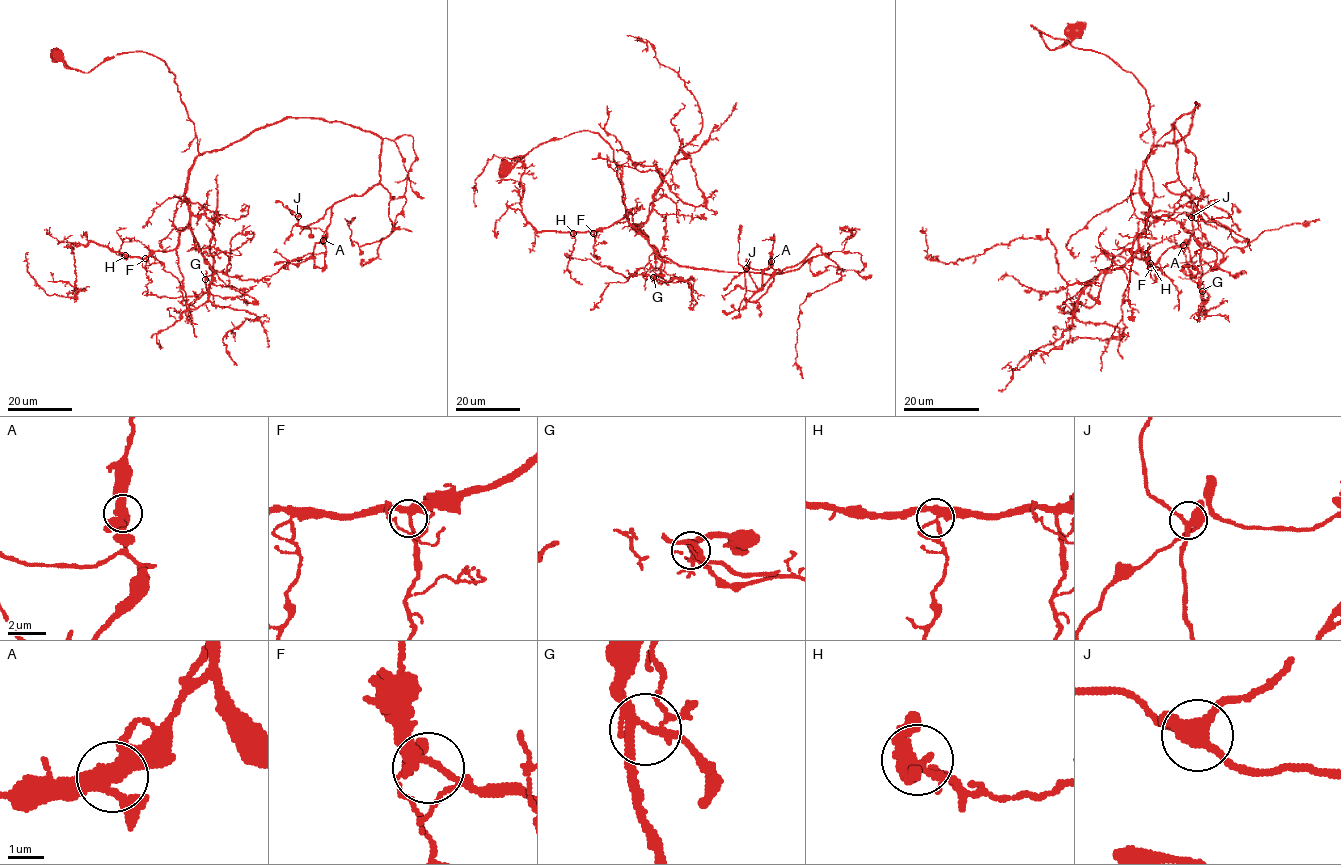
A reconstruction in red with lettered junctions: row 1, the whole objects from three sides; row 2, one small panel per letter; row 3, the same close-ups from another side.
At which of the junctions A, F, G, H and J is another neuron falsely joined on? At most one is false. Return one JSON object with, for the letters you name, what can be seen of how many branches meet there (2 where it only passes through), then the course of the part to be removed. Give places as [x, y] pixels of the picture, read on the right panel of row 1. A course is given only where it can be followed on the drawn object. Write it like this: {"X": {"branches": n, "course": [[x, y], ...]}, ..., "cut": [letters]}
{"cut": []}

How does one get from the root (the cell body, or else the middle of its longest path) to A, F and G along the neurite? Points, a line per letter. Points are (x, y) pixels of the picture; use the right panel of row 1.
A: (1075, 30), (1051, 50), (1031, 26), (1130, 72), (1155, 144), (1198, 104), (1166, 185), (1196, 207), (1183, 245)
F: (1075, 30), (1051, 50), (1031, 26), (1108, 56), (1146, 92), (1149, 214), (1132, 254), (1150, 267)
G: (1075, 30), (1051, 50), (1031, 26), (1108, 56), (1145, 90), (1154, 144), (1141, 200), (1193, 237), (1202, 291)

